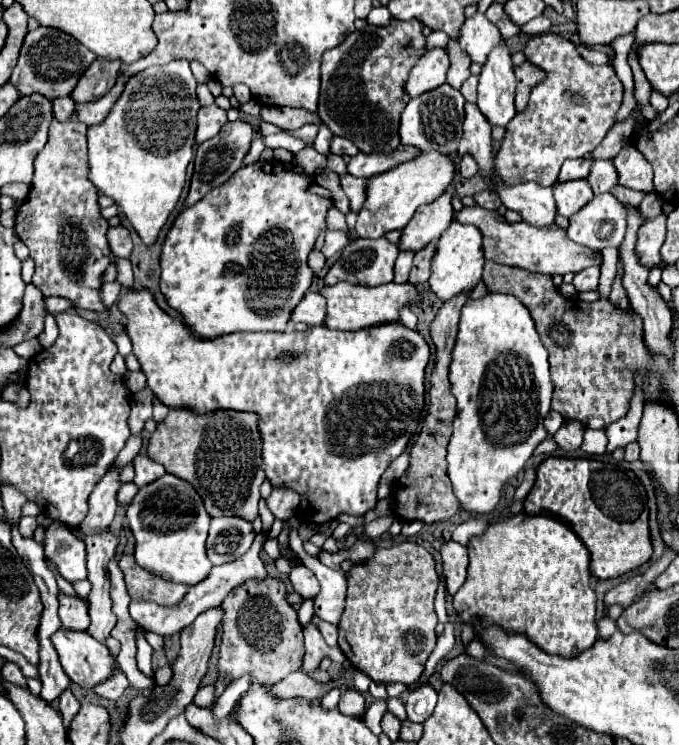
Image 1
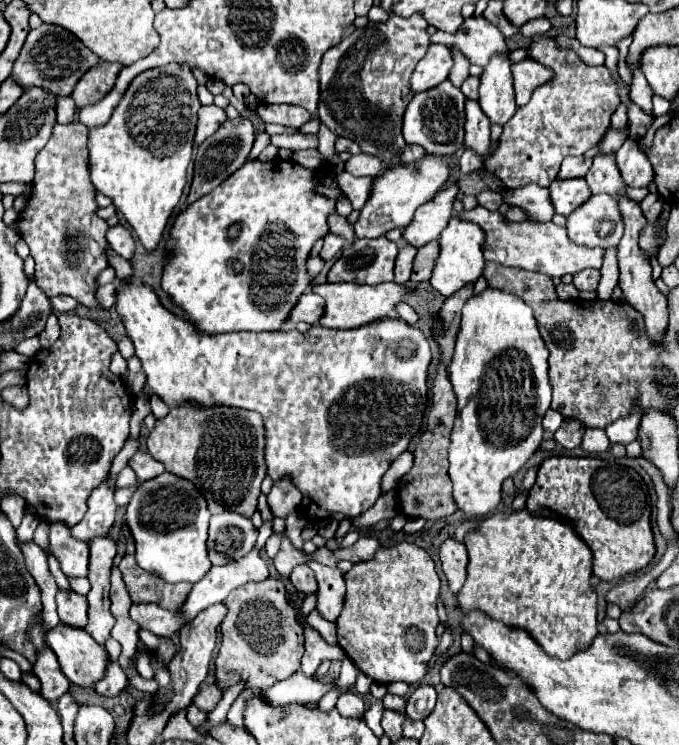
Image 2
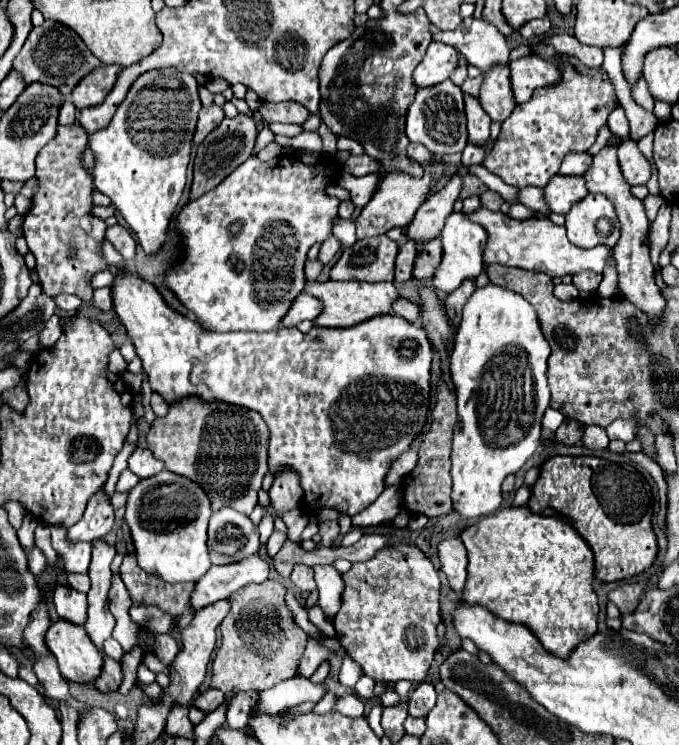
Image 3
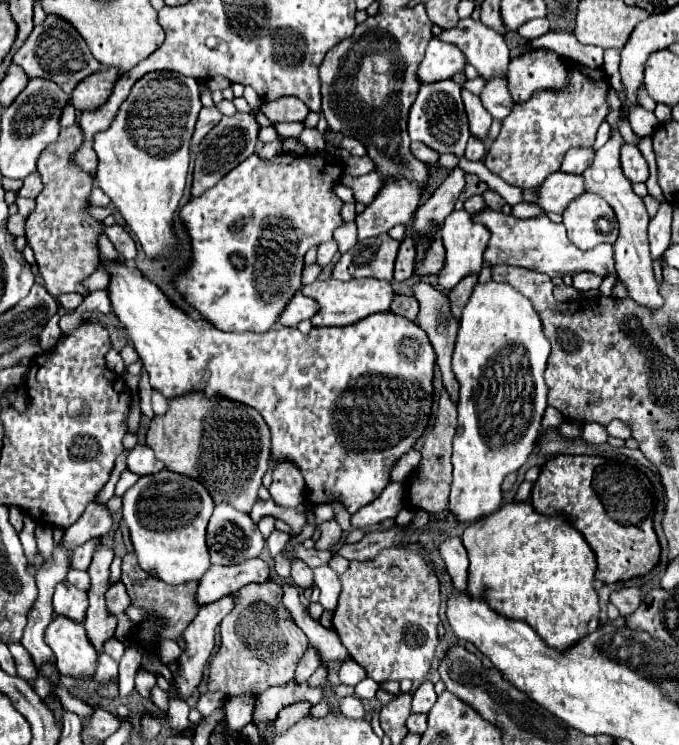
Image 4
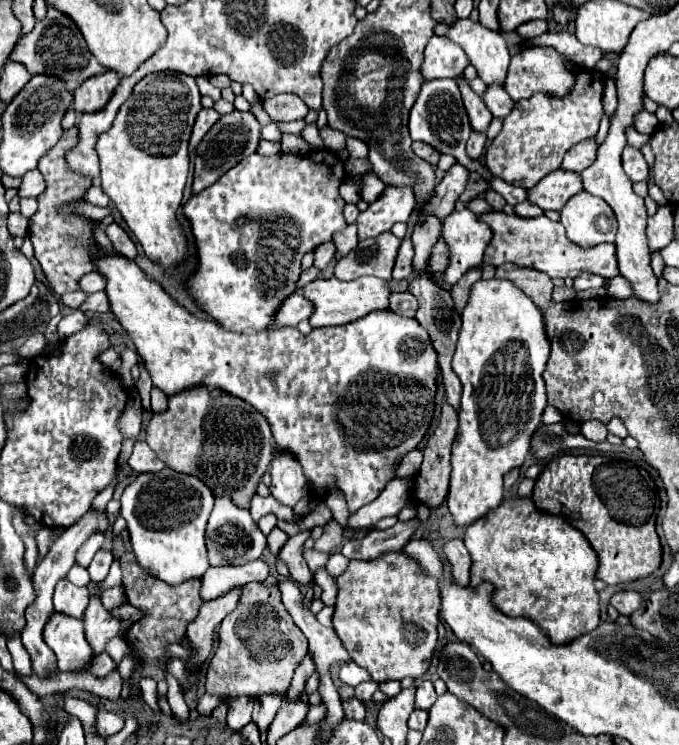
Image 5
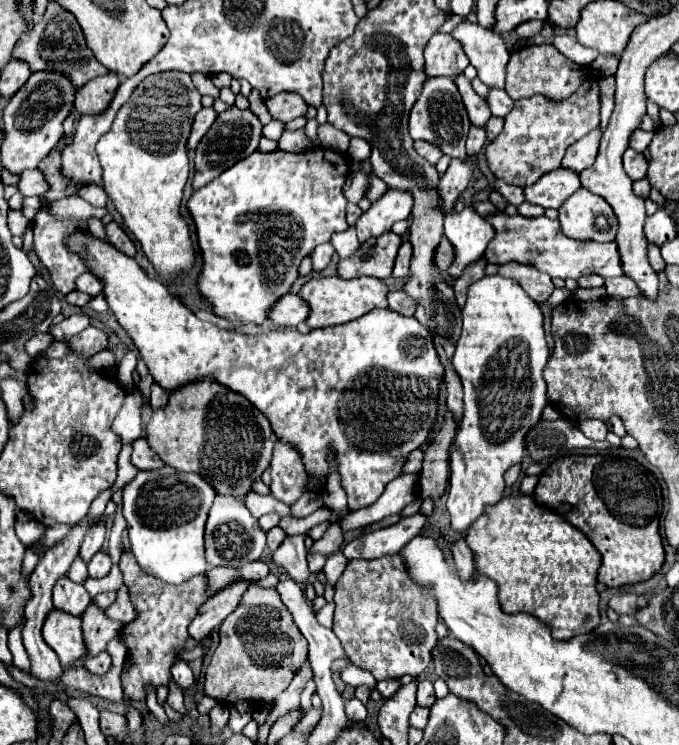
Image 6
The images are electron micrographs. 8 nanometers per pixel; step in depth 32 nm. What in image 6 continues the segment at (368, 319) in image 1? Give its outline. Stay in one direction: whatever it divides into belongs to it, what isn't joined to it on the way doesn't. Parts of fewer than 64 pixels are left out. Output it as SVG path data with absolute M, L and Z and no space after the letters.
M340 276L312 278L300 290L300 298L304 298L304 302L310 308L306 324L312 330L356 320L356 318L364 316L366 312L370 312L372 308L386 308L388 306L386 294L388 294L386 284L382 280L378 280L378 278L368 278L368 276L364 276L364 278L352 278L352 280L344 280Z

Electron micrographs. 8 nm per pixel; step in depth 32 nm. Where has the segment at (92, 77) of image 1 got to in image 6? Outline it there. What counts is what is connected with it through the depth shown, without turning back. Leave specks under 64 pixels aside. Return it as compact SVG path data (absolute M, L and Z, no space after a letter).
M106 74L96 80L90 80L82 88L76 90L74 108L78 114L100 114L112 102L116 88L120 86L120 78L116 74Z

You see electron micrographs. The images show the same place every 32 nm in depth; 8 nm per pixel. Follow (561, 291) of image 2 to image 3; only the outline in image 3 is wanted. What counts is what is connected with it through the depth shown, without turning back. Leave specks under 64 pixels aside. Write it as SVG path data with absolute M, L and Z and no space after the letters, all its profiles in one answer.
M558 284L554 288L554 296L558 300L576 300L578 298L578 290L572 284Z

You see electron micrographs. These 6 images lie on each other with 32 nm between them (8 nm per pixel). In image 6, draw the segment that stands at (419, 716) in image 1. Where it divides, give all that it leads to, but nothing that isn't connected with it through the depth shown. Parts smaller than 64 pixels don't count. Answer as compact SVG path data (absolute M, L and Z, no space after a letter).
M422 680L418 684L418 694L416 694L416 700L420 706L432 706L436 702L436 696L434 696L434 688L432 688L432 682L430 680Z

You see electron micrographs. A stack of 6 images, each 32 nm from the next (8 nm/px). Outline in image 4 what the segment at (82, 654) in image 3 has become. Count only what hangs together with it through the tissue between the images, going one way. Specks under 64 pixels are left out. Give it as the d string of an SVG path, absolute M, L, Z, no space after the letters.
M54 616L44 632L44 638L56 656L60 674L74 678L94 674L98 654L88 642L82 624L76 624L76 620L68 620L66 616Z

